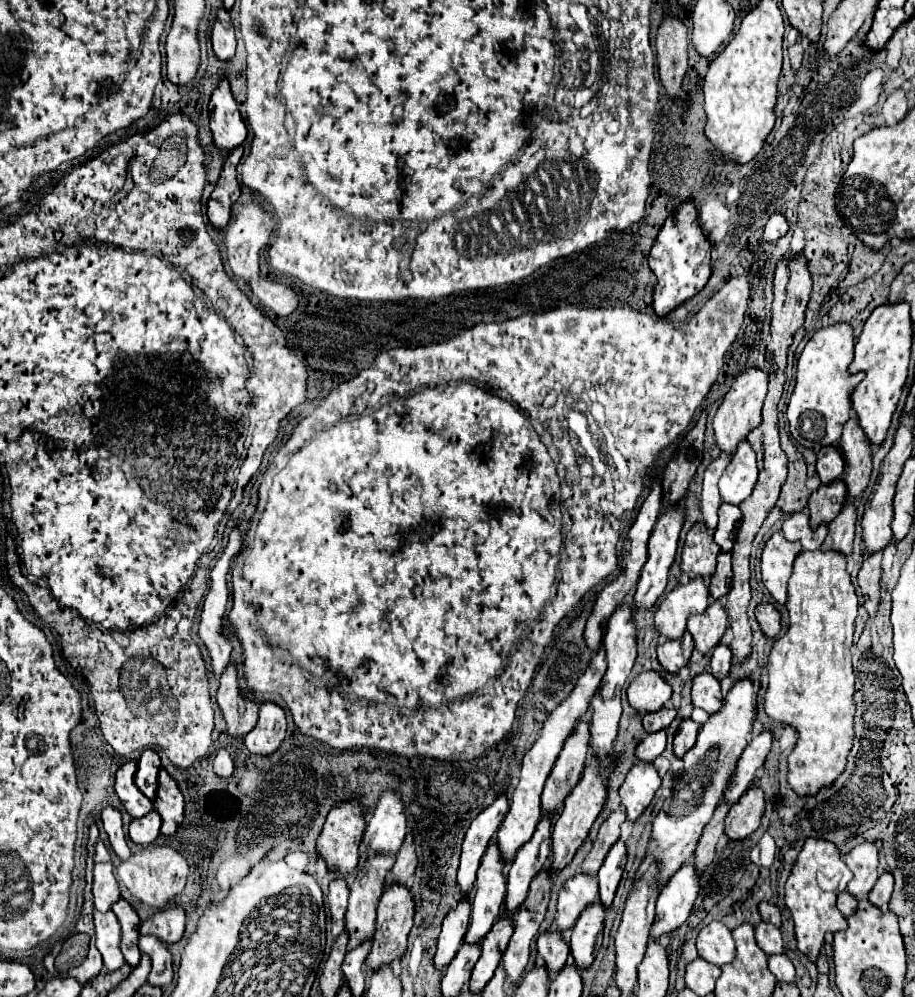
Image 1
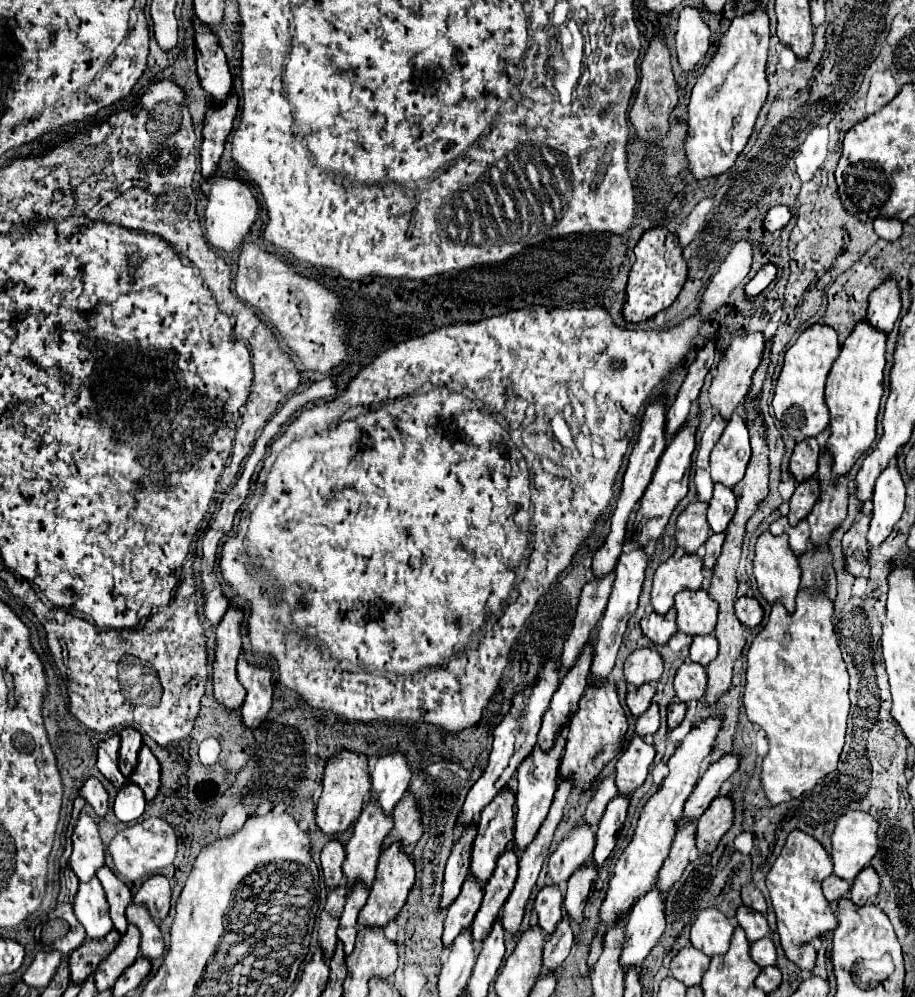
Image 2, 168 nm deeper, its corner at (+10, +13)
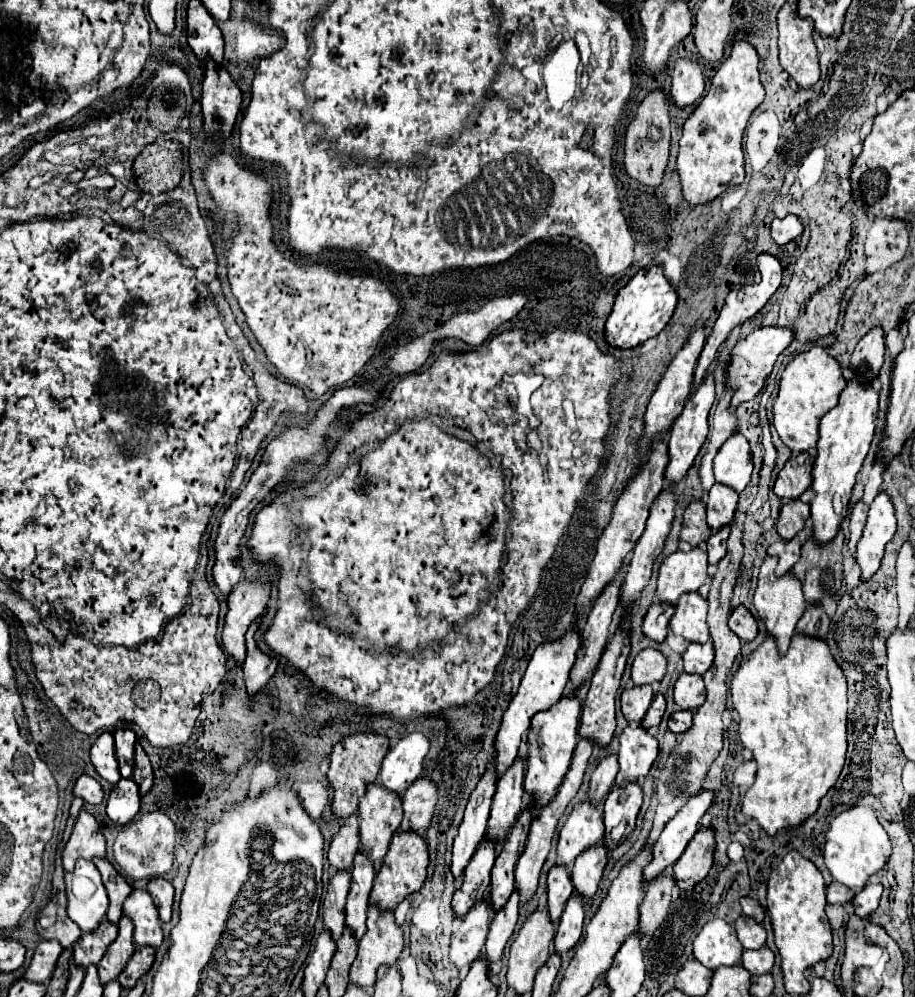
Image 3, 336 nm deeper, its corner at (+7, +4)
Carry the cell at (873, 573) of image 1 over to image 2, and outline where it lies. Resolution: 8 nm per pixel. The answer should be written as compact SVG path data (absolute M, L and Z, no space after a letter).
M859 514L859 518L853 522L853 526L843 534L843 554L845 562L851 564L853 576L869 576L869 564L867 564L867 528L869 528L869 514Z

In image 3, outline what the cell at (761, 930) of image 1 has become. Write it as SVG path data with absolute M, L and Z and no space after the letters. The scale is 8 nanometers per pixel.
M740 915L736 919L734 927L736 927L738 939L744 945L744 949L758 949L758 947L762 947L766 943L766 929L760 923L750 921L750 917Z

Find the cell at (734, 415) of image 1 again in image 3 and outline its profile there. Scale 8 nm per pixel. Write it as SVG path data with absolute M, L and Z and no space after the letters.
M762 327L762 329L752 331L746 339L736 343L736 347L732 349L730 367L726 371L726 387L734 389L734 395L732 395L732 401L730 401L730 411L734 411L740 403L750 401L752 397L756 397L760 393L760 389L764 387L764 379L770 375L778 355L790 345L790 341L792 341L790 329Z

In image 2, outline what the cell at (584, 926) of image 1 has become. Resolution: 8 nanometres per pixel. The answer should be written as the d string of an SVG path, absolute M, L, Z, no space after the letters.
M589 860L579 868L579 872L571 874L571 880L567 880L567 892L565 892L565 910L571 920L581 922L583 920L583 908L585 902L593 890L597 878L597 864Z

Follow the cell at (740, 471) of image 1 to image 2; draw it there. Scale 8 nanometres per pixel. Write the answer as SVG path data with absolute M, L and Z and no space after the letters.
M731 414L727 428L711 452L711 478L713 482L733 488L743 476L751 458L749 430L739 414Z

